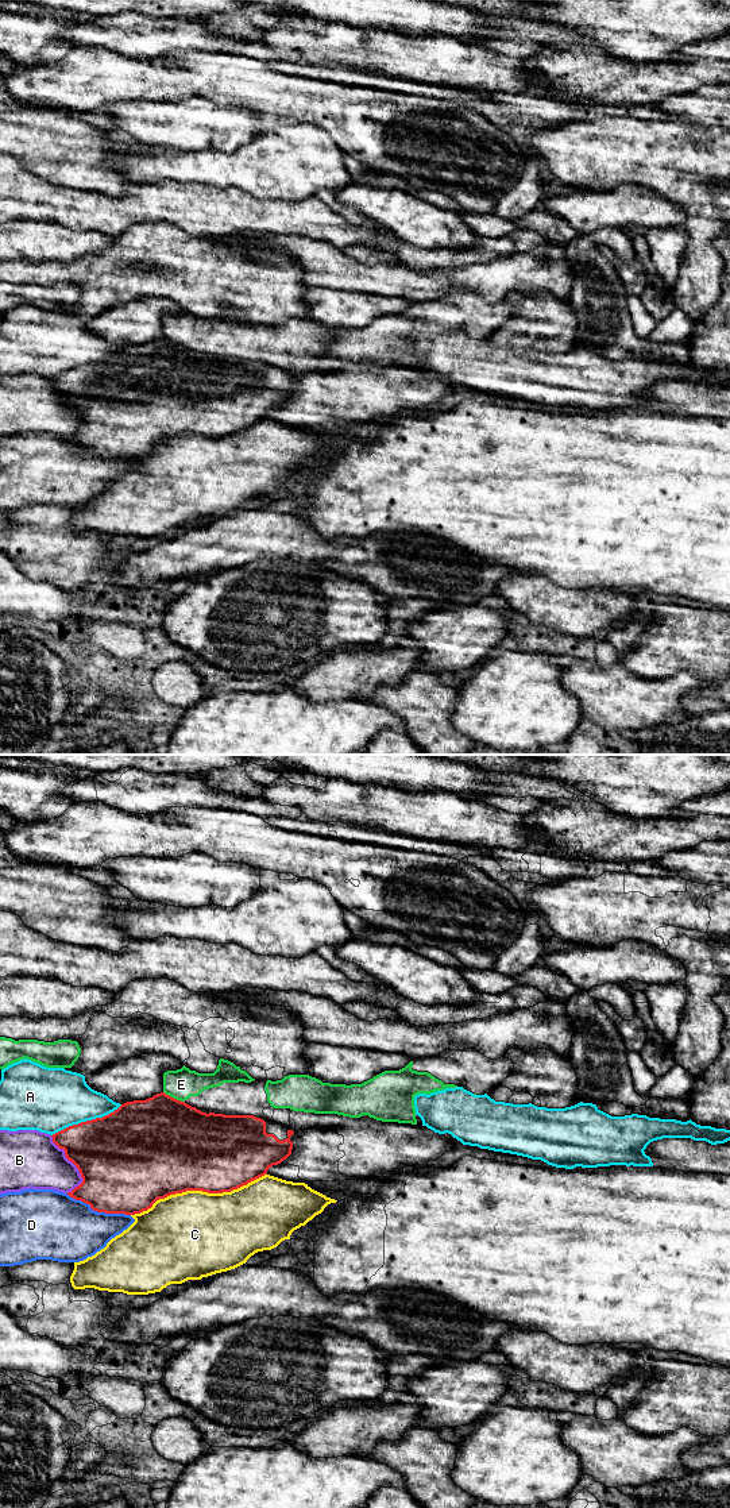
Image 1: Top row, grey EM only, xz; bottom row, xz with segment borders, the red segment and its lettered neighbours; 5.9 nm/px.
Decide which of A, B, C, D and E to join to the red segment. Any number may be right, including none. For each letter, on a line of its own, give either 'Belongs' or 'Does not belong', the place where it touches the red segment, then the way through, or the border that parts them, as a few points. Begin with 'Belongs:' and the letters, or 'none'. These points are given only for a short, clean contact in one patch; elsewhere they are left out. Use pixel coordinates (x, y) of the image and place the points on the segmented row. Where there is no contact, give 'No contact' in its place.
Belongs: none
A: Does not belong. Touches red at xz (87, 1121)
B: Does not belong. Touches red at xz (73, 1163)
C: Does not belong. Touches red at xz (199, 1190)
D: Does not belong. Touches red at xz (99, 1211)
E: Does not belong. Touches red at xz (173, 1098). Boundary: xz (163, 1091), (184, 1102)

